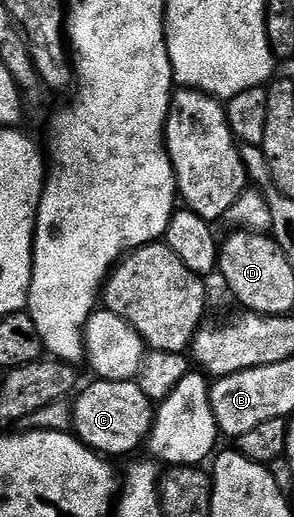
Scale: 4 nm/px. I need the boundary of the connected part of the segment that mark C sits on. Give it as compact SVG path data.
M96 380L93 383L93 386L88 386L85 390L83 387L79 391L75 399L77 400L76 410L74 406L70 414L75 437L101 456L128 454L139 446L141 449L145 445L148 433L152 430L154 403L148 399L146 392L142 392L139 381Z

